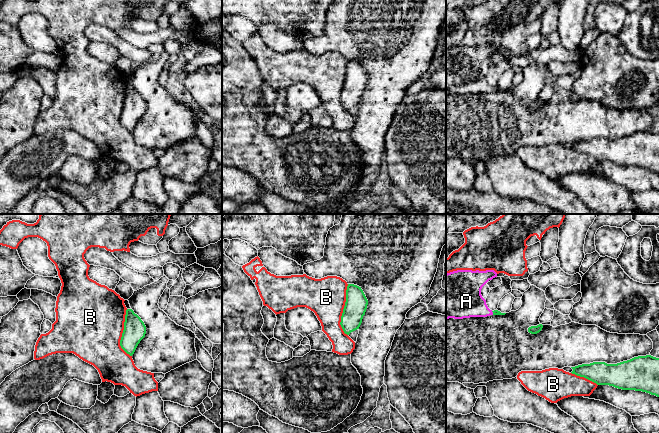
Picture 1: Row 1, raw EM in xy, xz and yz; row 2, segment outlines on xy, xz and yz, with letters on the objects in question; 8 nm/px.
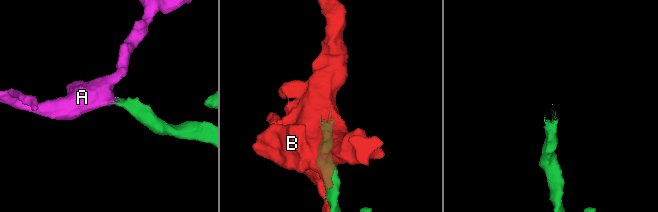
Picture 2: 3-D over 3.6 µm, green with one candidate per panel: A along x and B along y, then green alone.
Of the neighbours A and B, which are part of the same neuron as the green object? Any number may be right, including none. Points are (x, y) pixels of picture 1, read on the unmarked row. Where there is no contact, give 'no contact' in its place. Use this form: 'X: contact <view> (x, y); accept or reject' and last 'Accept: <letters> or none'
A: contact yz (493, 89); accept
B: contact xz (343, 86); reject
Accept: A

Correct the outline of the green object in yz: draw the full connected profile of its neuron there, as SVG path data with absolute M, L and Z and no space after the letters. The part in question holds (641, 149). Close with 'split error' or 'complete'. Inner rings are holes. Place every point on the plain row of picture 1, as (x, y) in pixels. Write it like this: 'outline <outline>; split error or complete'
outline M638 132L617 140L593 138L571 143L575 150L597 161L635 166L659 173L659 134Z; complete

